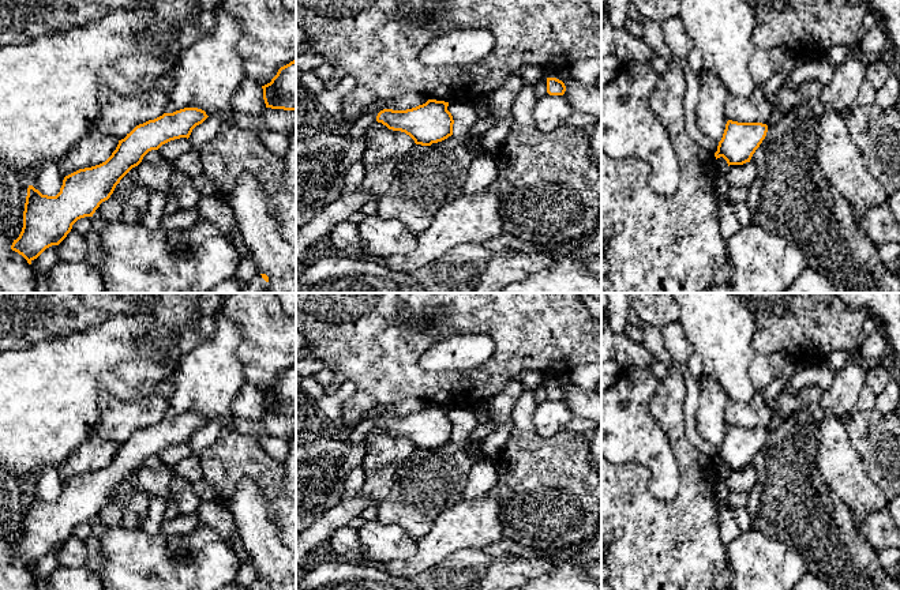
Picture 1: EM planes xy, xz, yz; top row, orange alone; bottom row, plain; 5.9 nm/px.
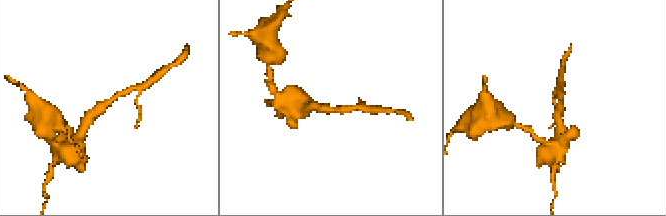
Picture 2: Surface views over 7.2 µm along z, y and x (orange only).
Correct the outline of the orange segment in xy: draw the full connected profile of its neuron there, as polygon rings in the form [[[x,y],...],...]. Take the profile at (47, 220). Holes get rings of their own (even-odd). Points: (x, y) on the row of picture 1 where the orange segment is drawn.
[[[184,108],[136,125],[119,140],[105,162],[65,176],[56,196],[42,195],[29,185],[23,228],[11,249],[31,264],[46,248],[59,245],[78,219],[93,217],[100,204],[110,198],[120,180],[138,166],[149,151],[158,150],[175,139],[188,139],[192,129],[207,117],[202,109]]]

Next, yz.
[[[728,120],[721,140],[719,142],[716,159],[723,157],[728,166],[750,162],[768,132],[762,123],[738,123]]]

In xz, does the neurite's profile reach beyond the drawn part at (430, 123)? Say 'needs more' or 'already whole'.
already whole

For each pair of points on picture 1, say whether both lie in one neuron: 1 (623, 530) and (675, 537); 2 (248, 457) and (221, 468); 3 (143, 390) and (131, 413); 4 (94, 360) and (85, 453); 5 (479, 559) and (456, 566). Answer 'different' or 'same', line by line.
1: same
2: same
3: different
4: different
5: same

